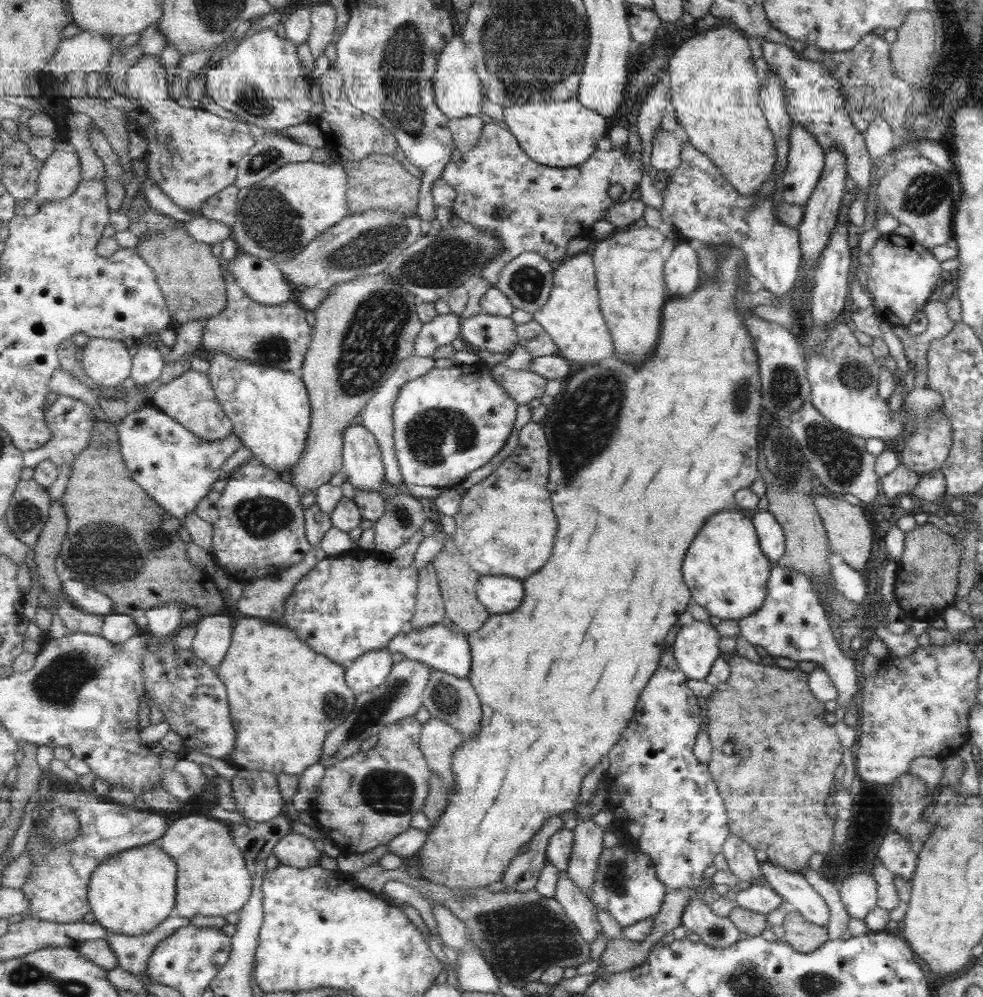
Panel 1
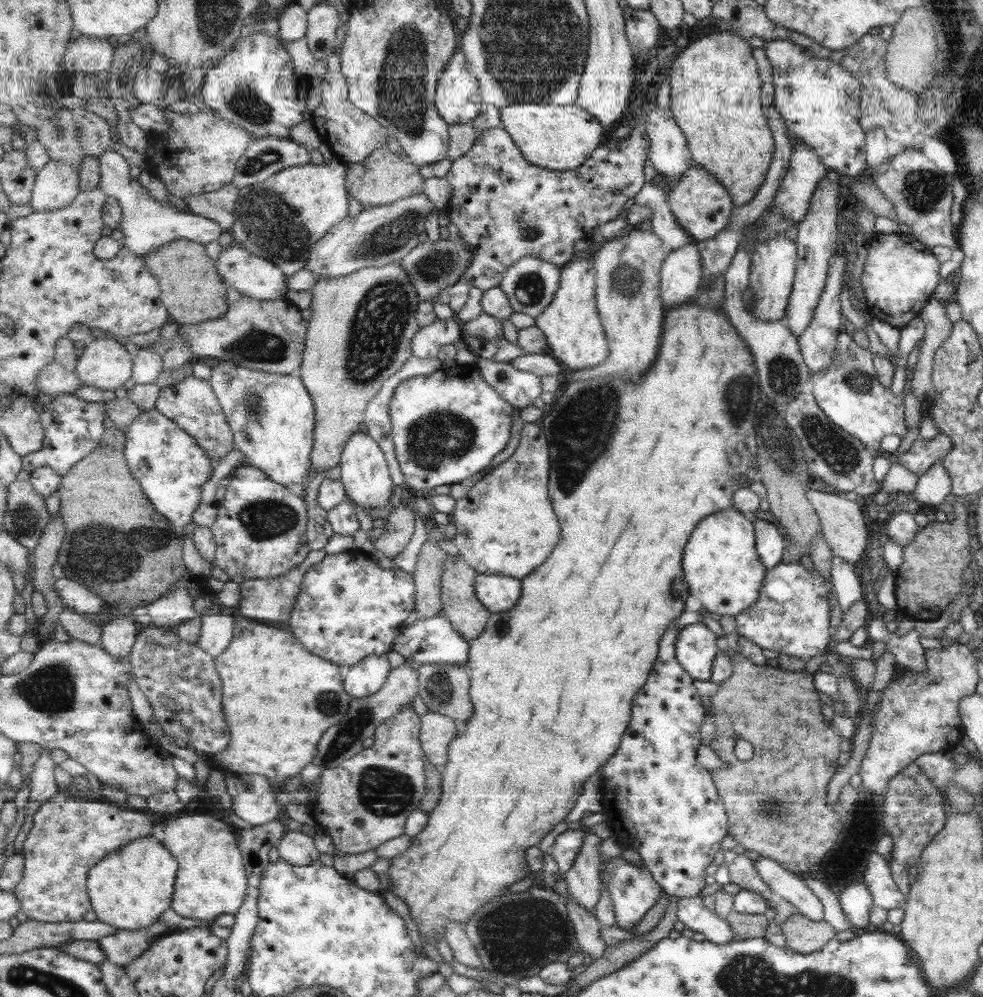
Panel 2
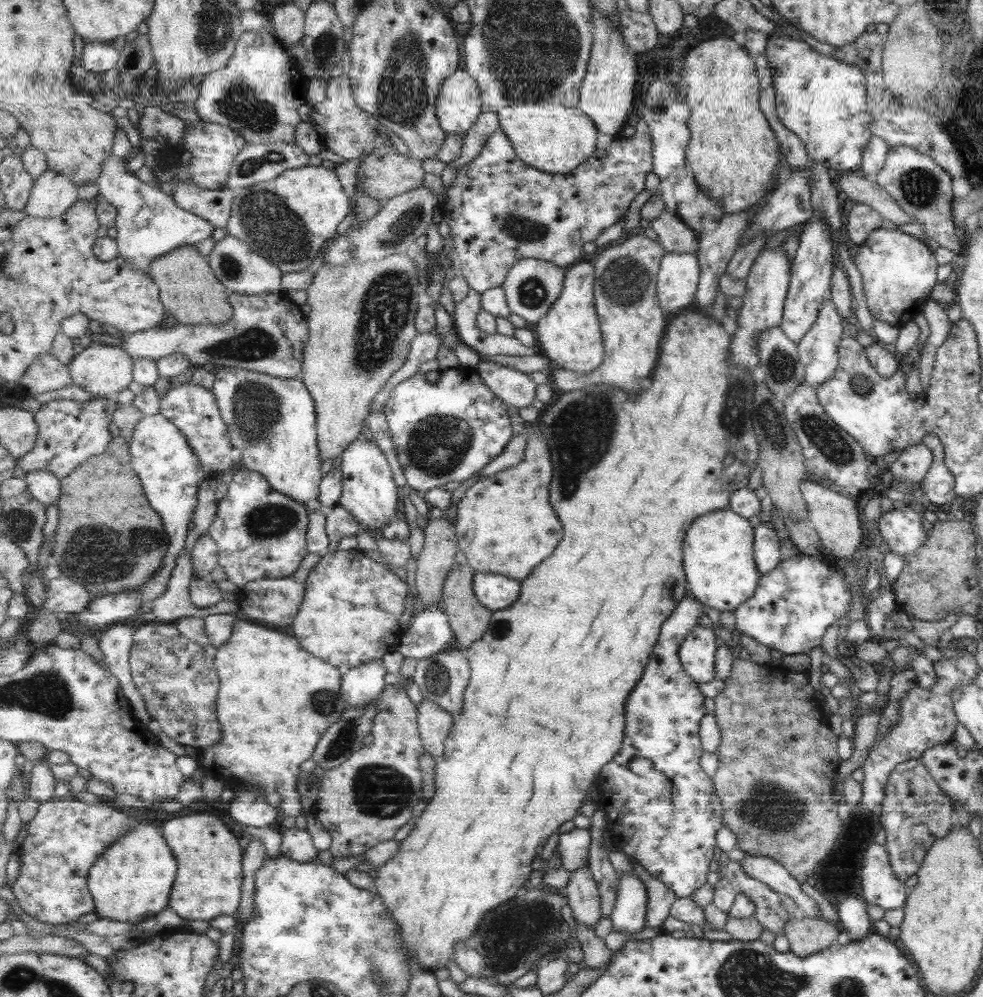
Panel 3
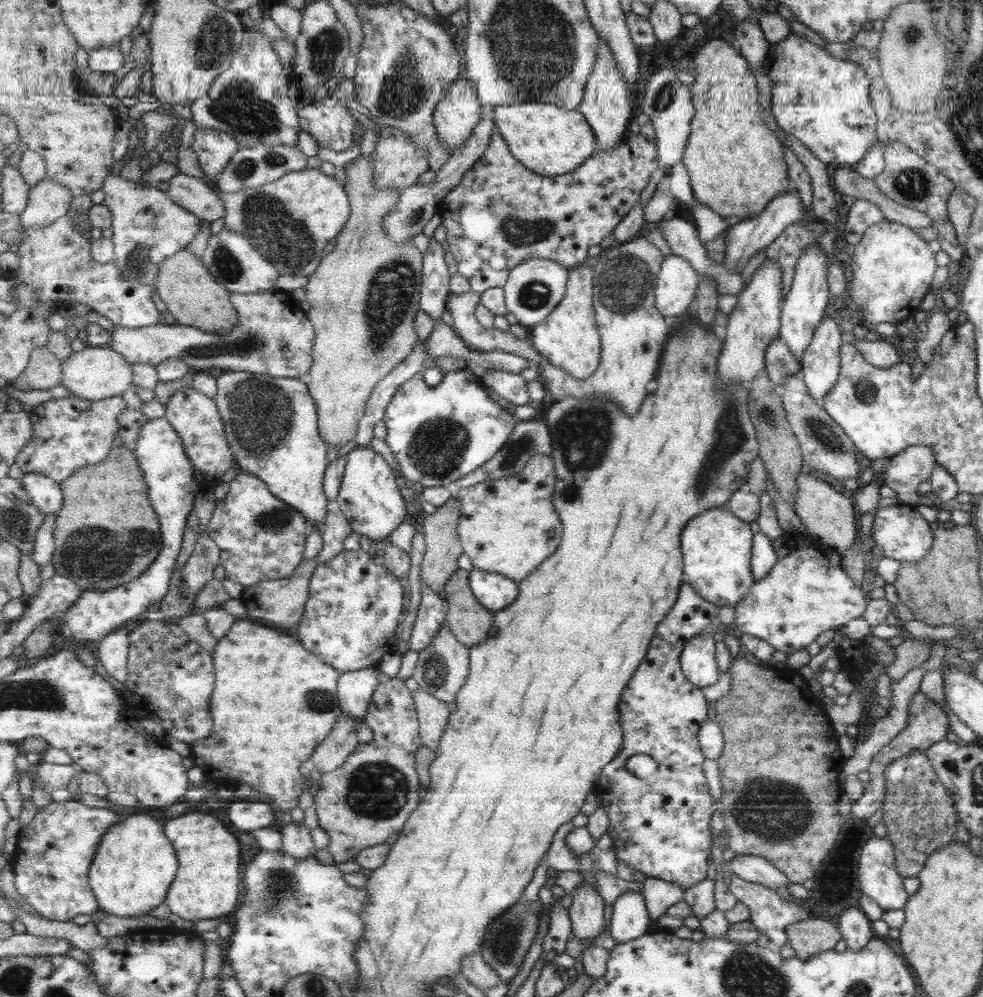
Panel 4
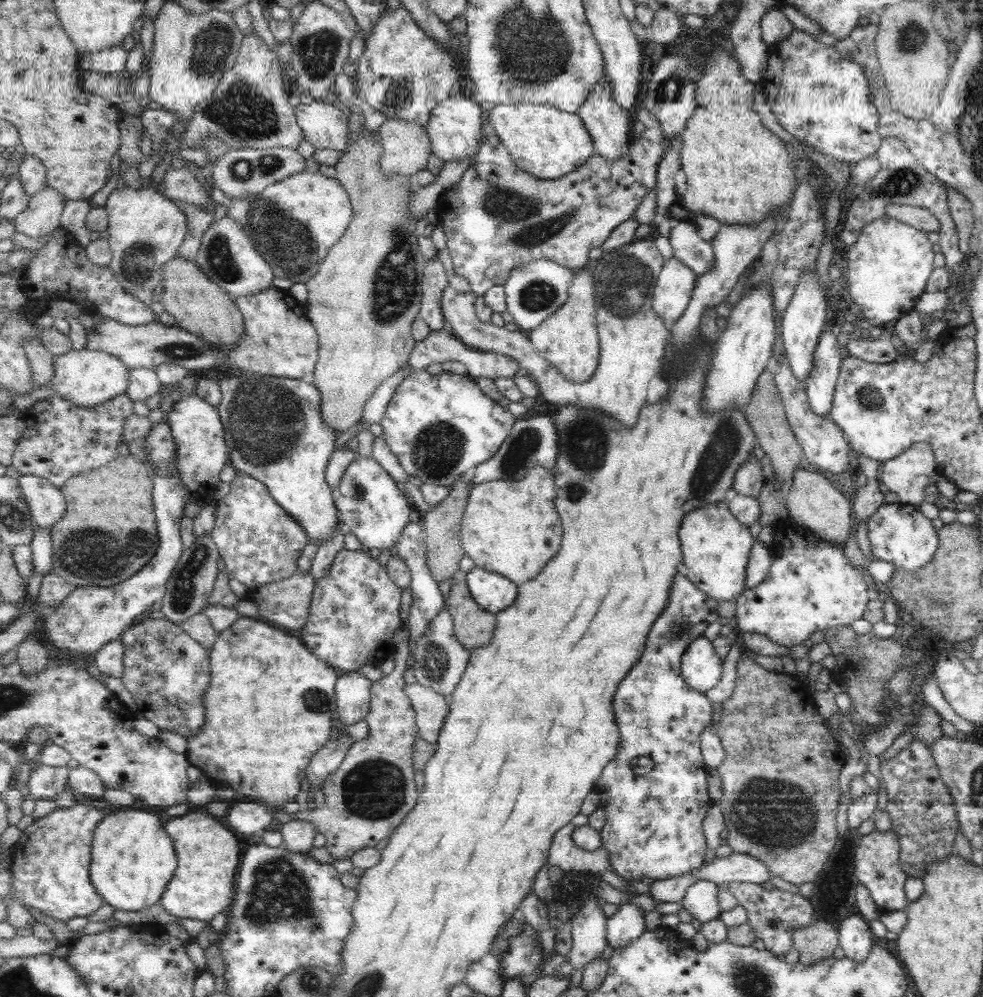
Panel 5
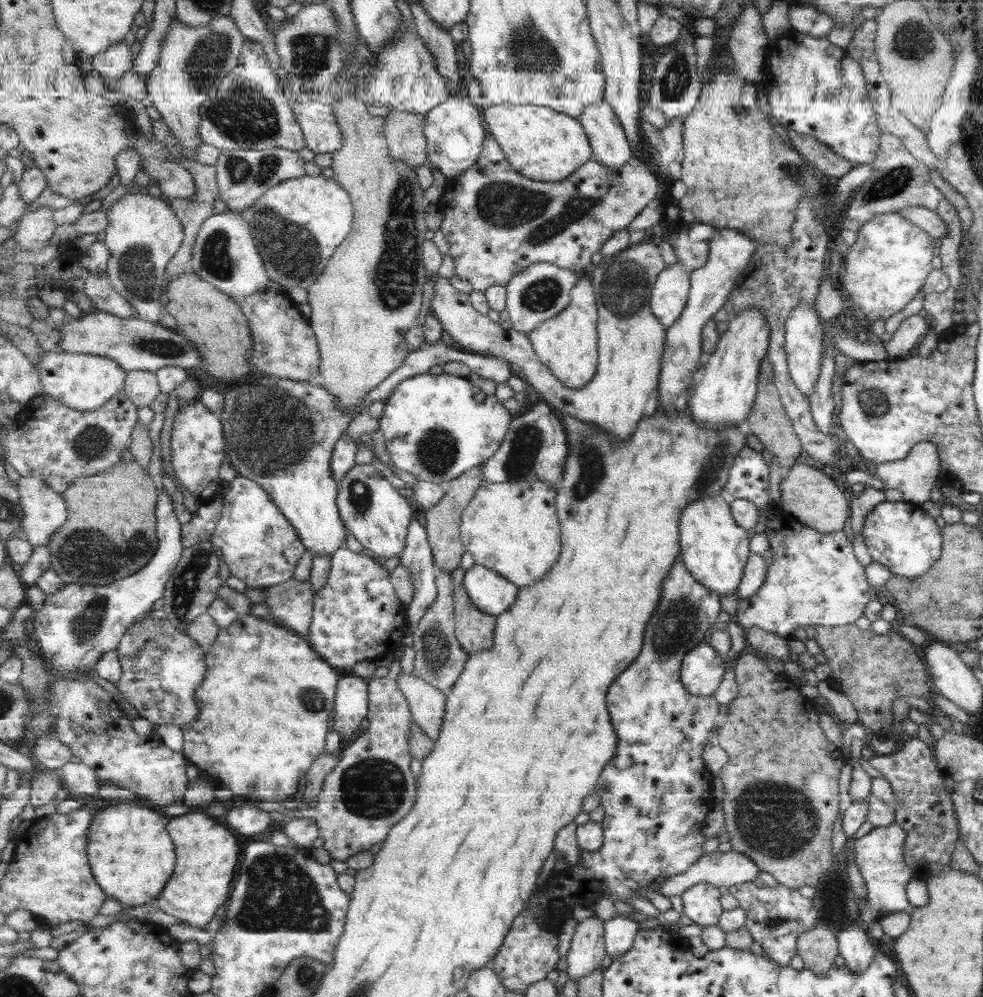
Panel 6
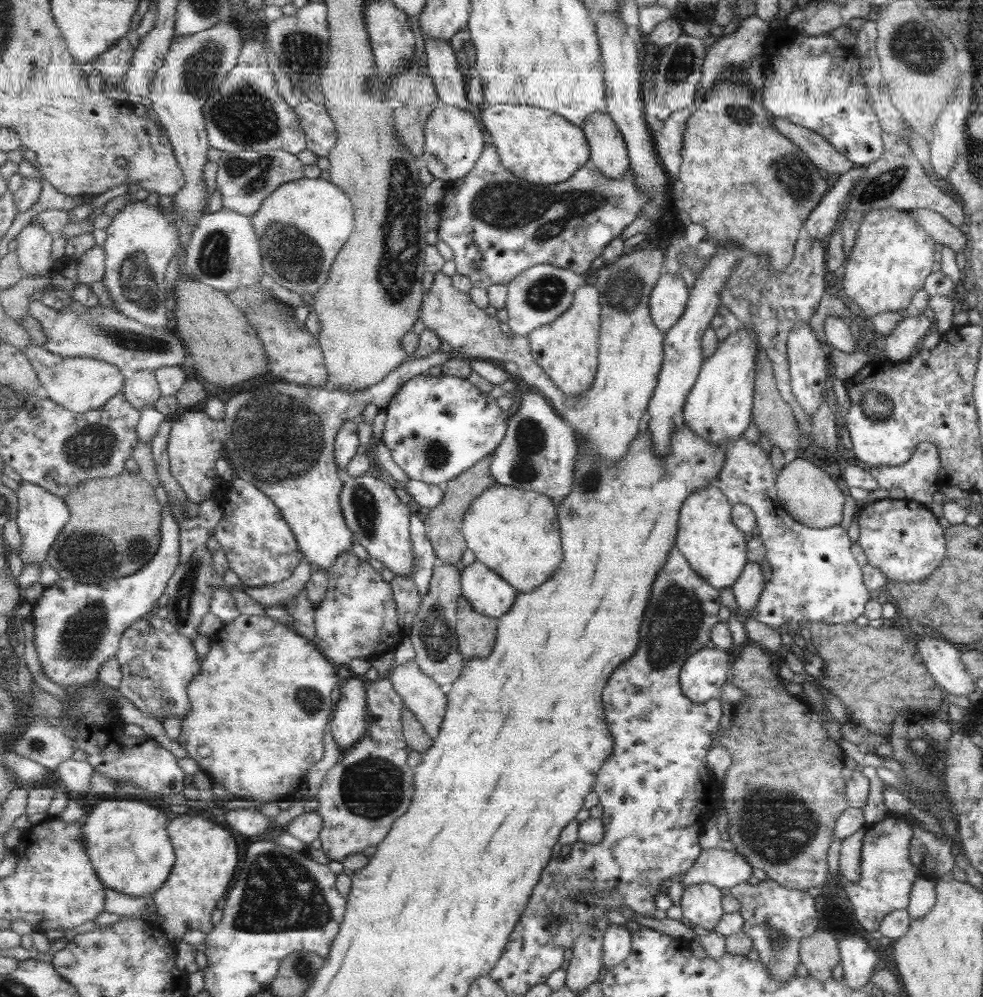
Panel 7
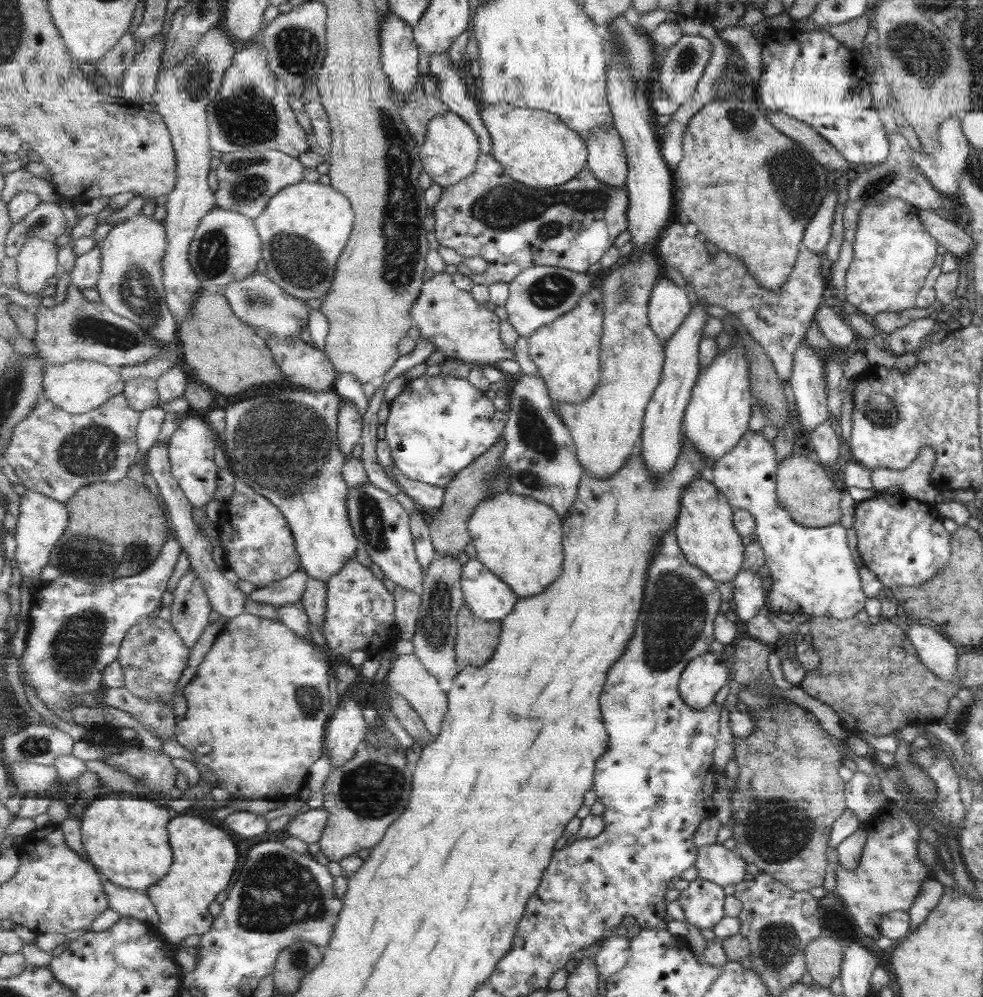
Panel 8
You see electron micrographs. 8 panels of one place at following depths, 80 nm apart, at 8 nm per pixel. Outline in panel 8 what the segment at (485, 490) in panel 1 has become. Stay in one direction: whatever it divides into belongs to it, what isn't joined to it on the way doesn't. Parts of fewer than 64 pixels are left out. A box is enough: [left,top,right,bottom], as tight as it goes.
[469,491,564,597]

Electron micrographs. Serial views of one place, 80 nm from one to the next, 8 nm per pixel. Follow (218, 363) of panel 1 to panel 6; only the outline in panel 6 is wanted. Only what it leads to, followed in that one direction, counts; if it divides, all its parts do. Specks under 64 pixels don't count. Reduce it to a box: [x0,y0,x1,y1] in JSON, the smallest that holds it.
[204,371,354,555]

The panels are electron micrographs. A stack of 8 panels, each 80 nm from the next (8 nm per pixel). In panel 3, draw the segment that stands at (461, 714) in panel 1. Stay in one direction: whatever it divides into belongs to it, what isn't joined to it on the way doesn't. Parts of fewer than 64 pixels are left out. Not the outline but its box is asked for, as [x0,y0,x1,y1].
[412,647,472,716]

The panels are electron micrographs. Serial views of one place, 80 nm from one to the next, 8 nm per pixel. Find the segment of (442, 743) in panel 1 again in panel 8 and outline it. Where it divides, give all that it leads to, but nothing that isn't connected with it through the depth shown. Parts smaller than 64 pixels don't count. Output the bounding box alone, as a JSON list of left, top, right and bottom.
[386,652,448,737]

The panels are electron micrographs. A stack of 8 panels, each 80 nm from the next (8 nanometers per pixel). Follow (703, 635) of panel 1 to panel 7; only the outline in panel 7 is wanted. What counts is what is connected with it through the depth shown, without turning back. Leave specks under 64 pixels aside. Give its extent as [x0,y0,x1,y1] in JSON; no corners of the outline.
[680,645,731,702]

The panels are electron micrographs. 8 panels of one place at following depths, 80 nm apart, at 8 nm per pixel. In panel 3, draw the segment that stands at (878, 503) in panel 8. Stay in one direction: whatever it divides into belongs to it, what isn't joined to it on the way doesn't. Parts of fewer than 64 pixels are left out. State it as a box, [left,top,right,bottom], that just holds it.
[876,504,926,558]

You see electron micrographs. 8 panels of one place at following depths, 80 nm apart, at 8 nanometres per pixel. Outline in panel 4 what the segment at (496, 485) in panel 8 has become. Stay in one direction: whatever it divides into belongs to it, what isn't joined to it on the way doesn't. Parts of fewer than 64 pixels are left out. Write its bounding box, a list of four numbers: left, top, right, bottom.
[421,500,464,594]

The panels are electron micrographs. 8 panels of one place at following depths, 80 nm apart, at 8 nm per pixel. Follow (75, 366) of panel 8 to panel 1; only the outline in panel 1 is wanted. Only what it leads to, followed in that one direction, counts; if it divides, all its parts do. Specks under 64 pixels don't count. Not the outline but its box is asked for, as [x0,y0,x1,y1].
[82,338,132,389]

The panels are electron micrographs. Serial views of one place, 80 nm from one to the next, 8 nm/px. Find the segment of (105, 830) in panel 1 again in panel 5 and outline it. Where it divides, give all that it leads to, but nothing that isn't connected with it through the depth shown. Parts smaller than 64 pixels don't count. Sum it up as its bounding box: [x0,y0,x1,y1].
[9,805,106,921]

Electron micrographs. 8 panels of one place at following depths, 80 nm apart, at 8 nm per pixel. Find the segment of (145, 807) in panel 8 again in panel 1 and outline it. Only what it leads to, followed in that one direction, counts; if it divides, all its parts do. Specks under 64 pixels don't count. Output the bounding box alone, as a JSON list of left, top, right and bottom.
[88,844,178,936]

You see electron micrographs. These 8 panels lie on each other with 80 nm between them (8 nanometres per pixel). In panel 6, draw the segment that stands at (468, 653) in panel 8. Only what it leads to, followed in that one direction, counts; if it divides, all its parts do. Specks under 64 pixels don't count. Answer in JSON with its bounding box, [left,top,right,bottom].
[454,584,497,652]

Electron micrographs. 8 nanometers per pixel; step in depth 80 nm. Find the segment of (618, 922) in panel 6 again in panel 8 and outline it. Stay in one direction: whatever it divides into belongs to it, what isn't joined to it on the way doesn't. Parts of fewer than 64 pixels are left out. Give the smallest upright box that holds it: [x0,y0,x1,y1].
[596,933,631,981]

